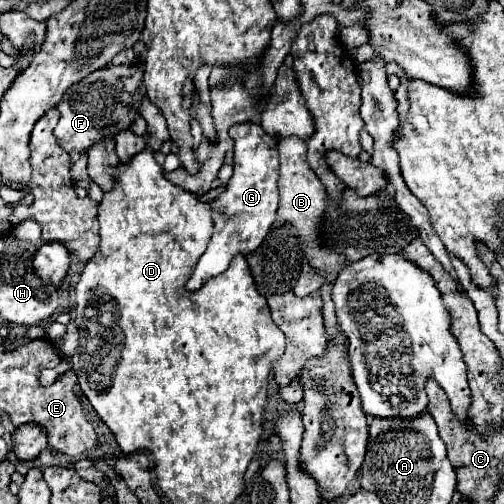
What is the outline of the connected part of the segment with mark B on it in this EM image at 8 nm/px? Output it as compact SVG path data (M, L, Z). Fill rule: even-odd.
M288 136L288 138L280 138L278 140L278 156L280 156L280 178L278 178L278 188L280 188L280 206L278 206L278 216L286 222L290 222L292 226L298 228L298 232L302 234L304 242L306 242L306 258L308 262L318 268L328 282L332 282L346 262L344 258L340 258L340 254L334 254L326 248L320 246L318 242L318 226L320 220L324 216L326 210L326 190L320 182L320 178L316 178L314 170L308 166L306 162L306 142L302 138L296 136Z

